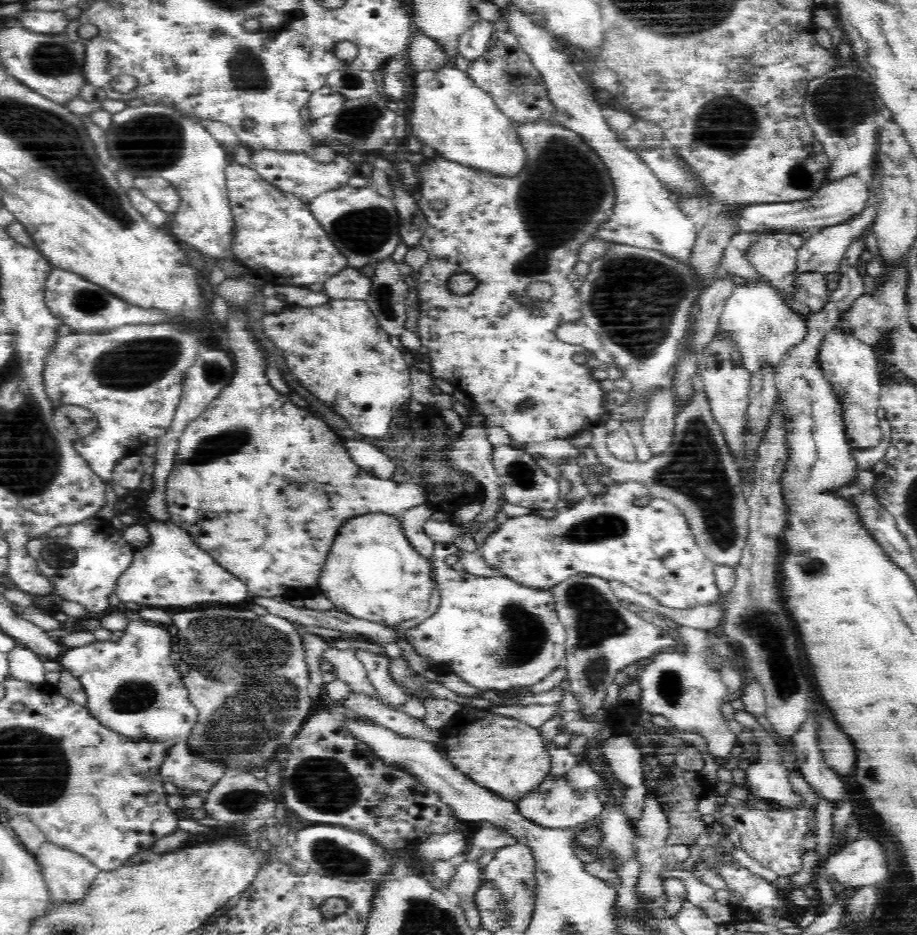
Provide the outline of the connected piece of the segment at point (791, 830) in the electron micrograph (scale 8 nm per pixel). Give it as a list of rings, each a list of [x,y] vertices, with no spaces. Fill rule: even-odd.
[[[749,796],[748,800],[738,802],[732,810],[732,818],[736,821],[733,830],[734,848],[742,850],[750,858],[764,867],[769,867],[778,877],[794,875],[801,871],[802,857],[799,855],[799,845],[809,830],[809,823],[814,814],[802,805],[796,810],[784,814],[780,805],[768,798]]]

